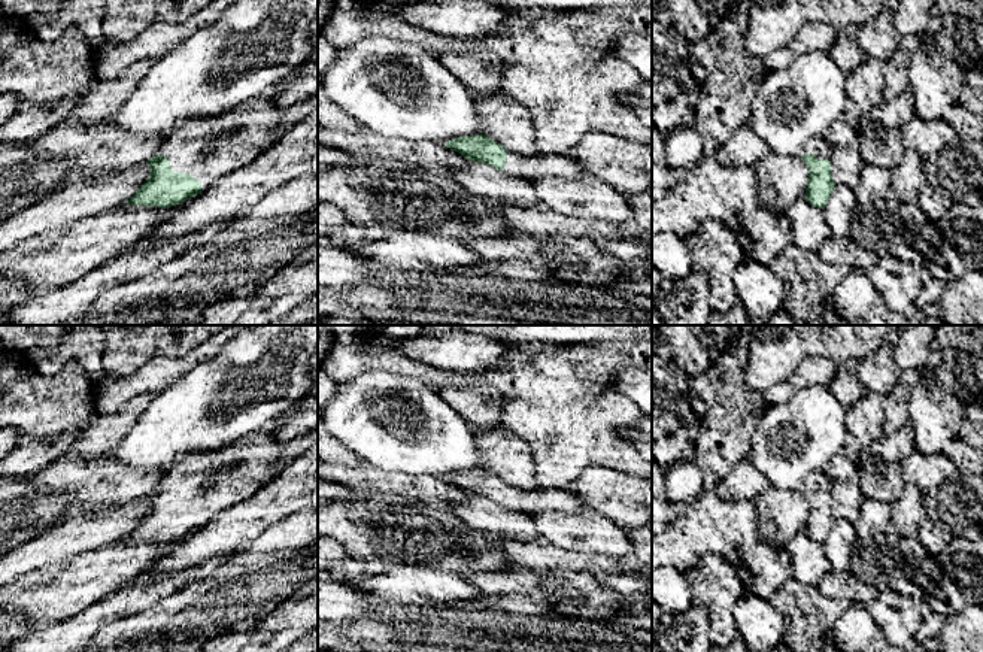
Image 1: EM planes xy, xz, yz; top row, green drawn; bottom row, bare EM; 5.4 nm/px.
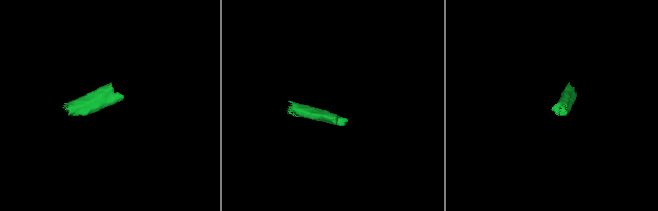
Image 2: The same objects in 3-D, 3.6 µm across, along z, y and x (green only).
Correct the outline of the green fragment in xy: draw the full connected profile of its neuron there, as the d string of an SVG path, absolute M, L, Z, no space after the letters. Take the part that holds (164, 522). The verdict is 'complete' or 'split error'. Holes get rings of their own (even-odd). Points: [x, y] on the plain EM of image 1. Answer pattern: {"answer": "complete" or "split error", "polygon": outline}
{"answer": "split error", "polygon": "M273 419L219 451L189 455L173 466L163 476L158 488L146 495L151 501L149 512L127 539L176 540L207 524L216 513L251 498L283 468L277 464L283 446L274 442L276 430L277 421Z"}

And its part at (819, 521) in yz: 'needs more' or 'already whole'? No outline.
needs more

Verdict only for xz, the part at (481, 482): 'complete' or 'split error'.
split error

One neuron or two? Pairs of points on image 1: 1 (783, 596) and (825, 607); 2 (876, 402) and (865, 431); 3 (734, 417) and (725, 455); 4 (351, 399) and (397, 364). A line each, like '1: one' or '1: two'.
1: one
2: one
3: one
4: two

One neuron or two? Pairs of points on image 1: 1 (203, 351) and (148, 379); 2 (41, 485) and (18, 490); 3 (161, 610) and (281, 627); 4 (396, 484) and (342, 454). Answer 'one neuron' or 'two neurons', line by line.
1: one neuron
2: two neurons
3: two neurons
4: two neurons

